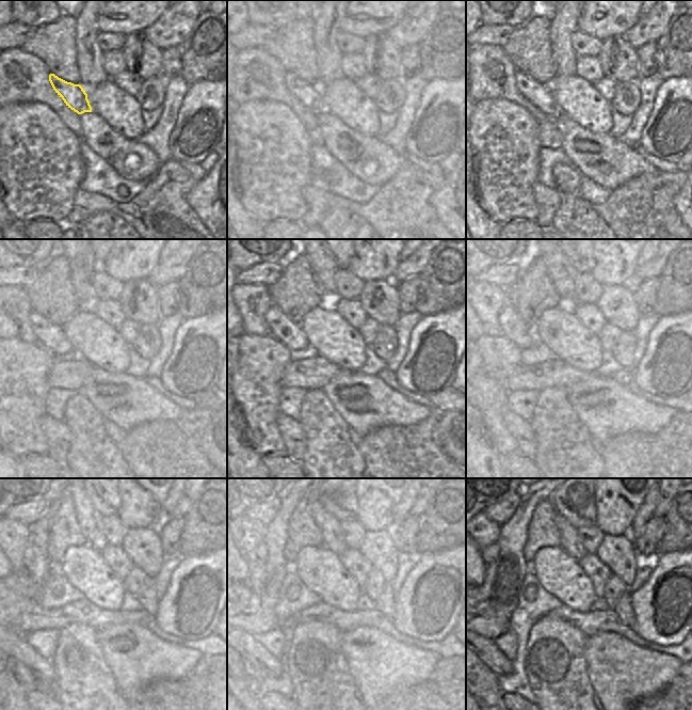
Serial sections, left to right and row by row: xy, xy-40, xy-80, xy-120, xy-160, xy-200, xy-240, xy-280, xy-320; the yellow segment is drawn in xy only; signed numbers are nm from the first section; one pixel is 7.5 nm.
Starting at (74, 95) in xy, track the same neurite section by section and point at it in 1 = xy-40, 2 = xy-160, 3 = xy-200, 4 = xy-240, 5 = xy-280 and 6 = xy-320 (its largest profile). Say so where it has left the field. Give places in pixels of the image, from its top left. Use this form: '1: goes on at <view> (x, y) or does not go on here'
1: goes on at xy-40 (310, 95)
2: goes on at xy-160 (289, 333)
3: goes on at xy-200 (524, 334)
4: goes on at xy-240 (29, 551)
5: goes on at xy-280 (259, 553)
6: goes on at xy-320 (488, 553)

